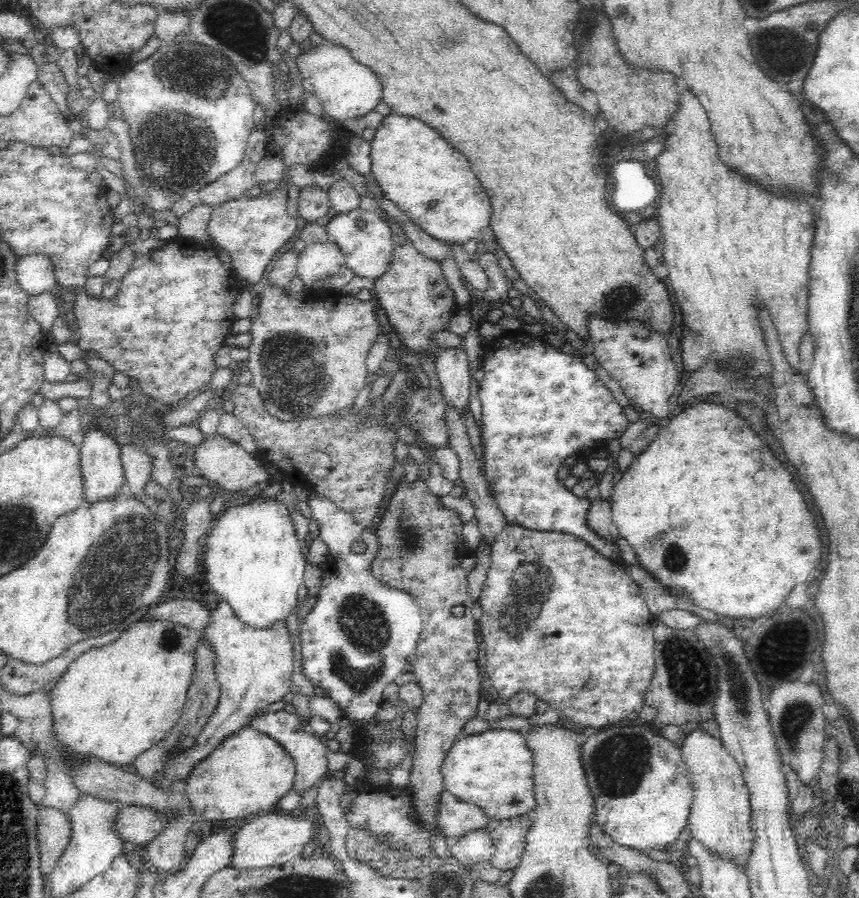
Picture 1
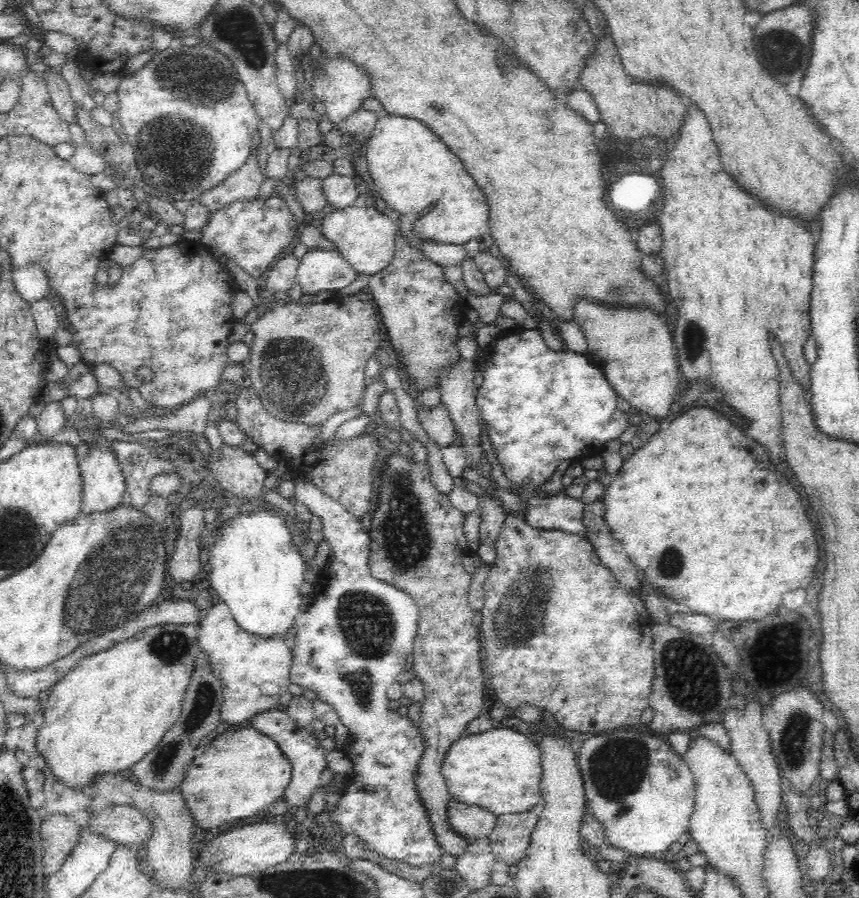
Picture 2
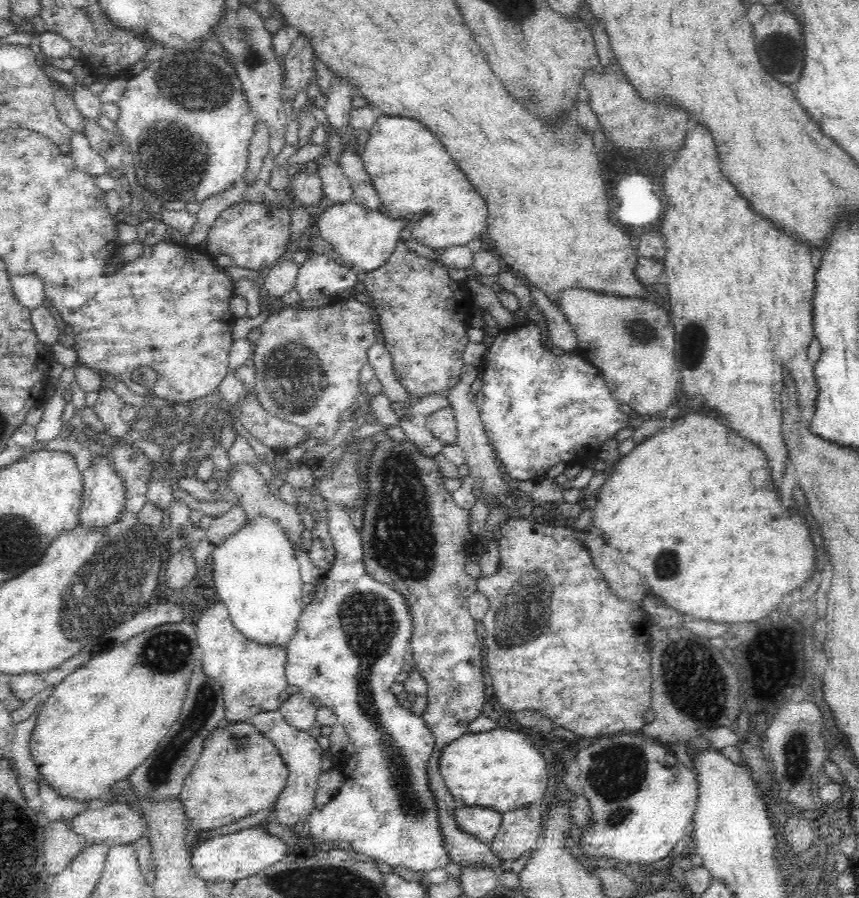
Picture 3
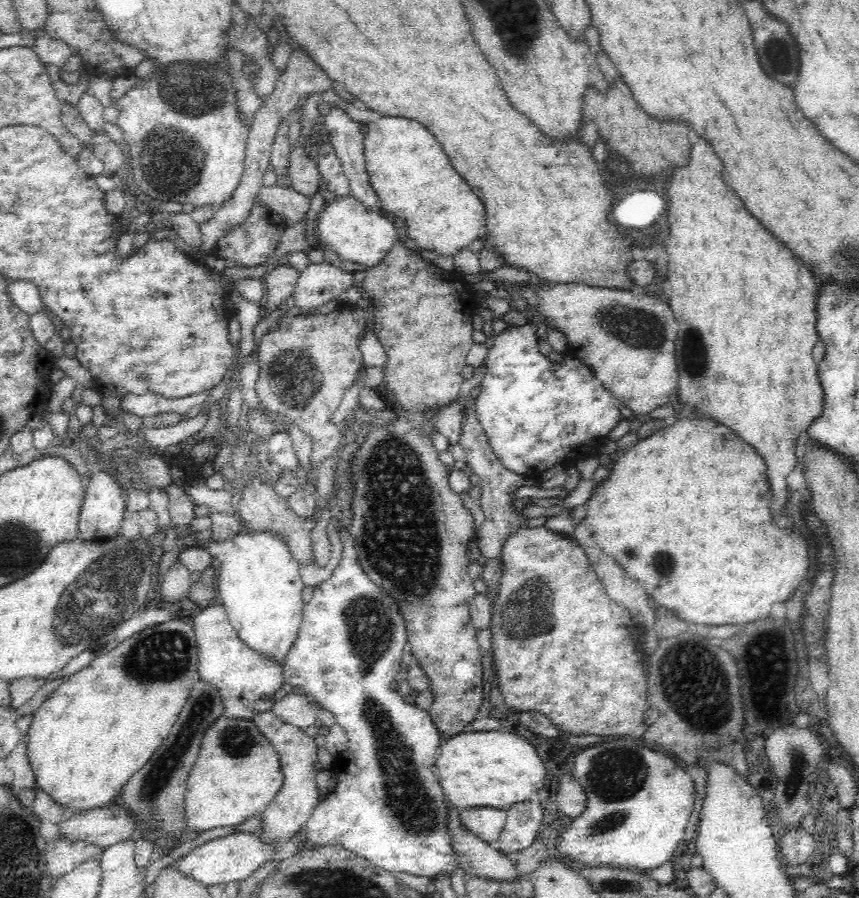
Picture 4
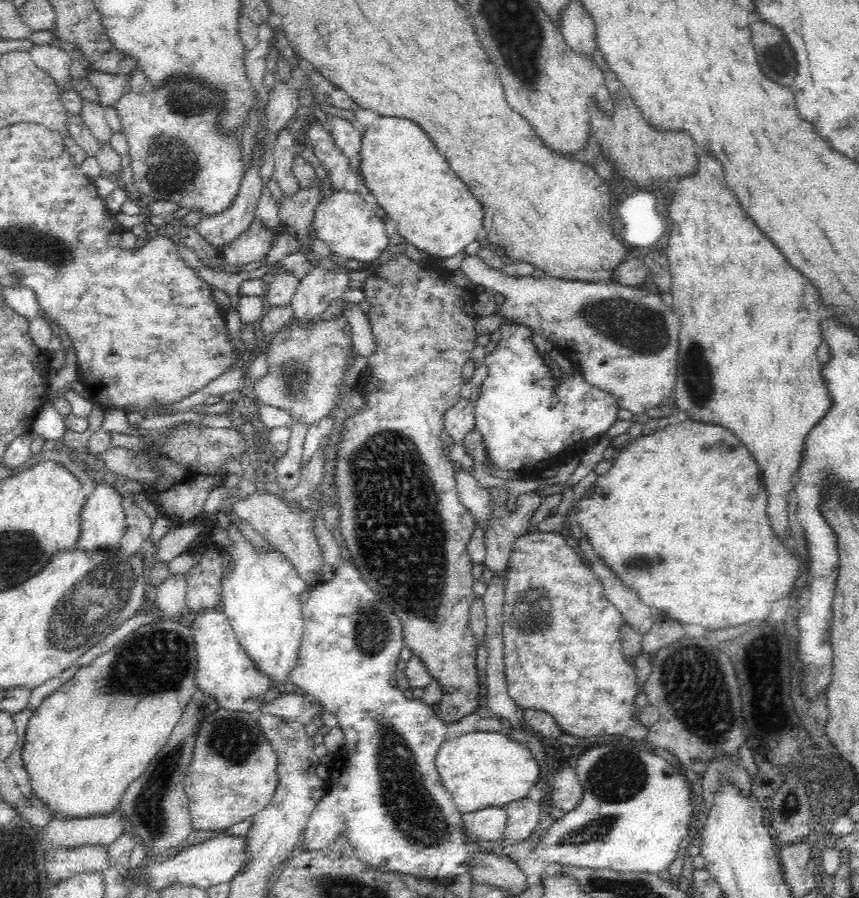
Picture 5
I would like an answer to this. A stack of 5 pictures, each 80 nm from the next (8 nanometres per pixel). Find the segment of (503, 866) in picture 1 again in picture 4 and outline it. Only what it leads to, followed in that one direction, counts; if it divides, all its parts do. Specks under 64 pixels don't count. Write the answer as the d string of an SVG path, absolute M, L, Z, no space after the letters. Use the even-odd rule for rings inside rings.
M527 801L512 806L506 811L505 825L493 846L506 857L532 846L542 825L542 815L538 802Z

